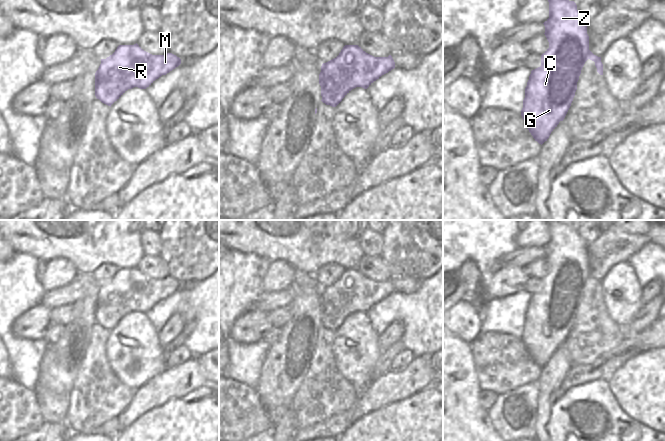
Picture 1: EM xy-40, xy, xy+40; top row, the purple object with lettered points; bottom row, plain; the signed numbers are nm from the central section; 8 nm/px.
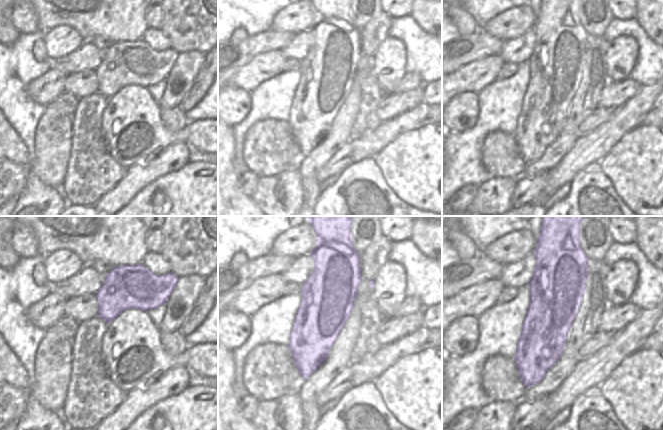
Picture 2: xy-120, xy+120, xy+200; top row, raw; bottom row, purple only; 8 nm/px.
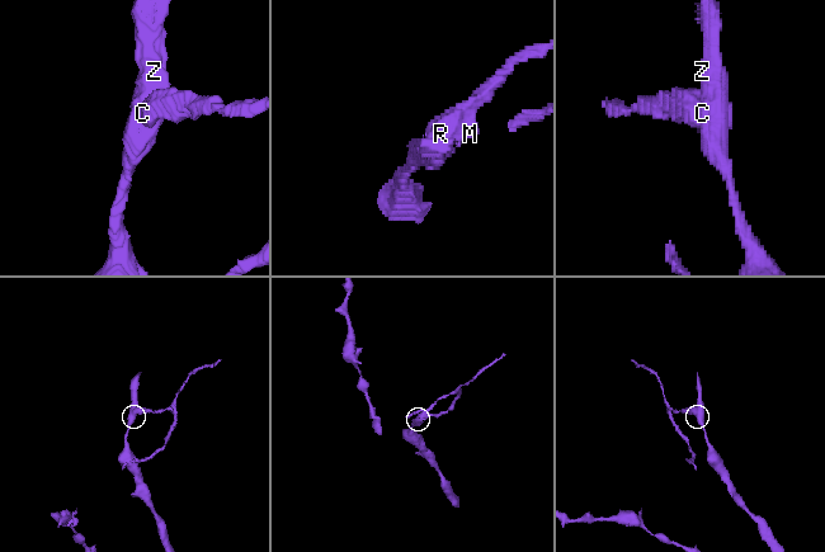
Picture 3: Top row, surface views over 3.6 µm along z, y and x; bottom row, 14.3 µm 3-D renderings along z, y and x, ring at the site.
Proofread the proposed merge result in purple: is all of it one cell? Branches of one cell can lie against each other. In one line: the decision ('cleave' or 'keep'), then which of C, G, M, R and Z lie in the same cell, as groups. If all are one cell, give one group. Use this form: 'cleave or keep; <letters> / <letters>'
cleave; C G Z / M R

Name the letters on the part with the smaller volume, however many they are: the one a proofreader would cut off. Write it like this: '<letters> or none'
M, R

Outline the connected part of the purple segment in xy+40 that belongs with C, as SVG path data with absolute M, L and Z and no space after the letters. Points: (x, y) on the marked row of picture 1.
M548 0L549 18L543 23L545 36L549 42L549 48L541 55L541 66L532 70L525 88L525 98L521 116L535 141L543 144L549 138L551 132L563 121L570 106L571 100L567 98L564 103L558 103L555 98L555 84L565 76L567 66L561 62L560 54L567 46L566 37L579 40L583 34L583 26L587 25L585 17L577 10L574 1Z

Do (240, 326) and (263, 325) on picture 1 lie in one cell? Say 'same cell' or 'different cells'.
same cell

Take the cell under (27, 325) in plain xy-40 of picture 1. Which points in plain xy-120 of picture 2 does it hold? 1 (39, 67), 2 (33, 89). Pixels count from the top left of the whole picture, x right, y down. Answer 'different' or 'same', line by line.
1: different
2: same

